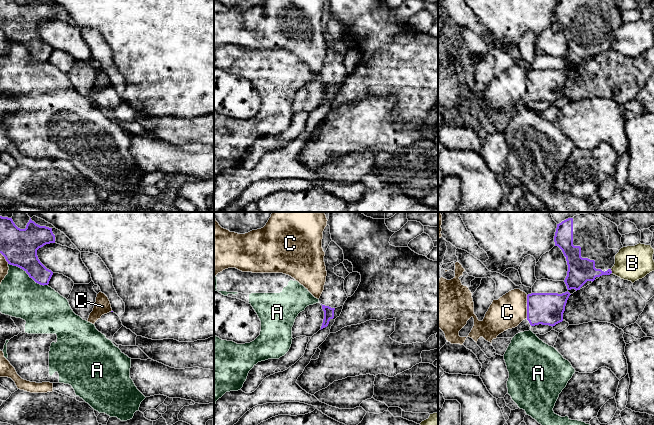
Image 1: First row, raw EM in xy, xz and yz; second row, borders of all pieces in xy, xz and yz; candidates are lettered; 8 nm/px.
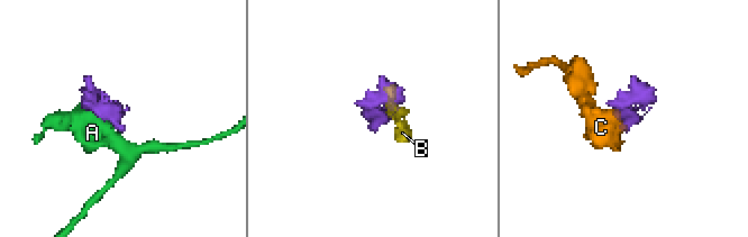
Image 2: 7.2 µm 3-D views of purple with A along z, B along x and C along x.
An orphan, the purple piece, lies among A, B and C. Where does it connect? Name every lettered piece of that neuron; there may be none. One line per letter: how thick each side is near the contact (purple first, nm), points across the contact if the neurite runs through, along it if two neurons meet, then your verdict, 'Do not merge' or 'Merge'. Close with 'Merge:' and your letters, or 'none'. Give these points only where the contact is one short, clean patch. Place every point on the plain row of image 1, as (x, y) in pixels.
A: Thickness 280 nm (purple) against 340 nm. Do not merge
B: Thickness 200 nm (purple) against 280 nm. Boundary: yz (610, 45), (612, 48). Do not merge
C: Thickness 260 nm (purple) against 260 nm. Do not merge
Merge: none

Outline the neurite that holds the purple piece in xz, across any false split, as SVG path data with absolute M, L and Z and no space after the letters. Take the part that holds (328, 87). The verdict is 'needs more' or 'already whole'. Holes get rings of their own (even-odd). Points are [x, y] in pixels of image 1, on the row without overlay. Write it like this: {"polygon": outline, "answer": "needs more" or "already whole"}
{"polygon": "M331 17L324 32L327 52L324 66L319 74L319 79L324 87L321 105L328 102L329 97L334 94L334 86L343 82L348 74L344 66L345 55L334 49L334 43L343 37L343 26L334 17Z", "answer": "needs more"}

